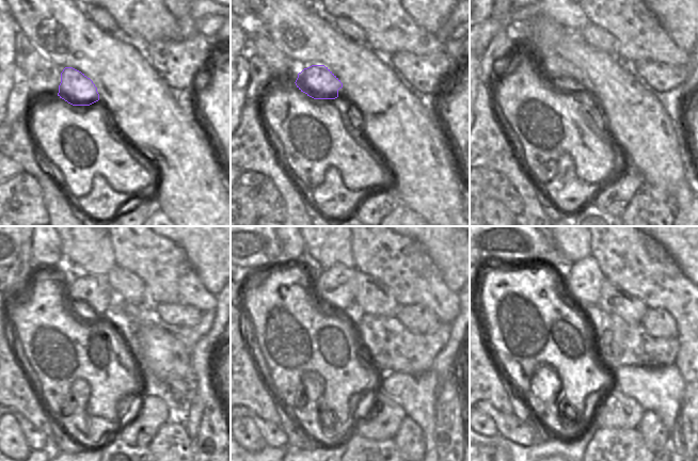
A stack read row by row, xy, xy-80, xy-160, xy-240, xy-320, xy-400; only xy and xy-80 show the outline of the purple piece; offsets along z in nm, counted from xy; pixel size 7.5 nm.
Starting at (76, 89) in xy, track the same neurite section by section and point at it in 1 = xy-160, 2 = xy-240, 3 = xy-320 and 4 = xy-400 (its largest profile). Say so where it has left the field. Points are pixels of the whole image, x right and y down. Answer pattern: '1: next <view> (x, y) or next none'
1: next xy-160 (557, 72)
2: next xy-240 (92, 292)
3: next xy-320 (335, 287)
4: next xy-400 (580, 284)

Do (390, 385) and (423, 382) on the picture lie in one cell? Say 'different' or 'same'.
same

